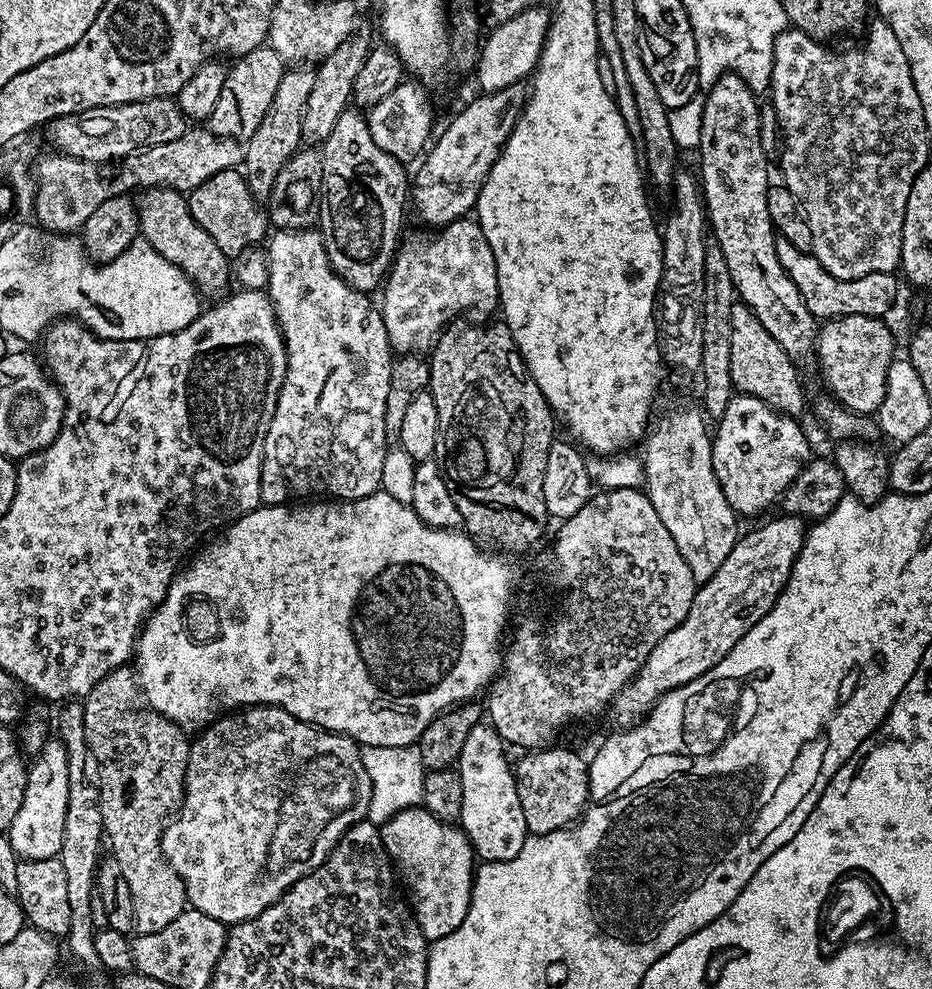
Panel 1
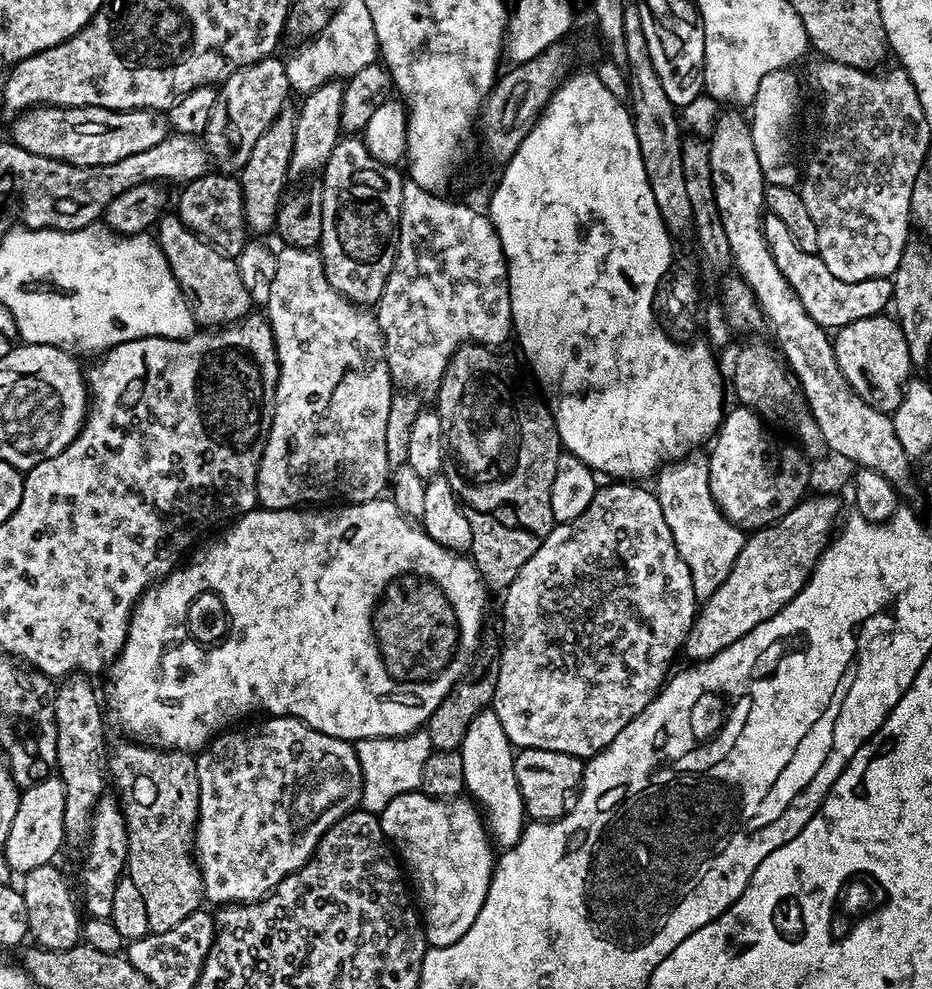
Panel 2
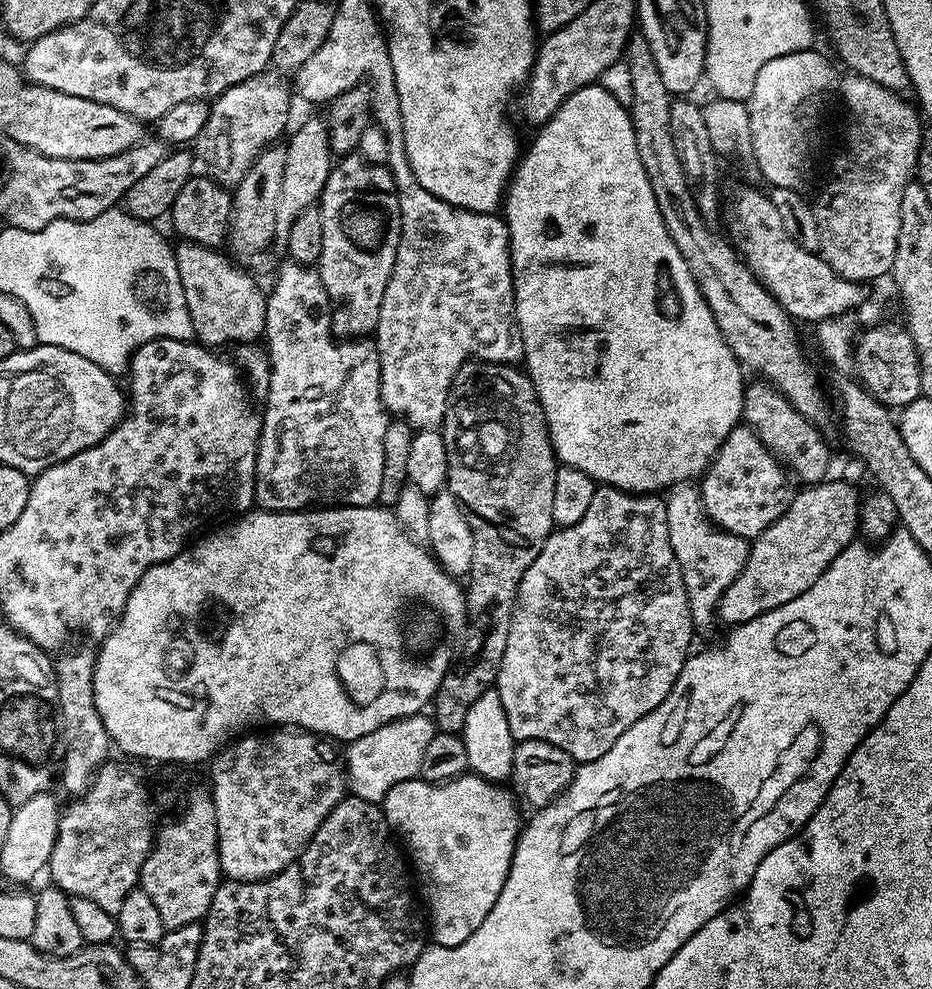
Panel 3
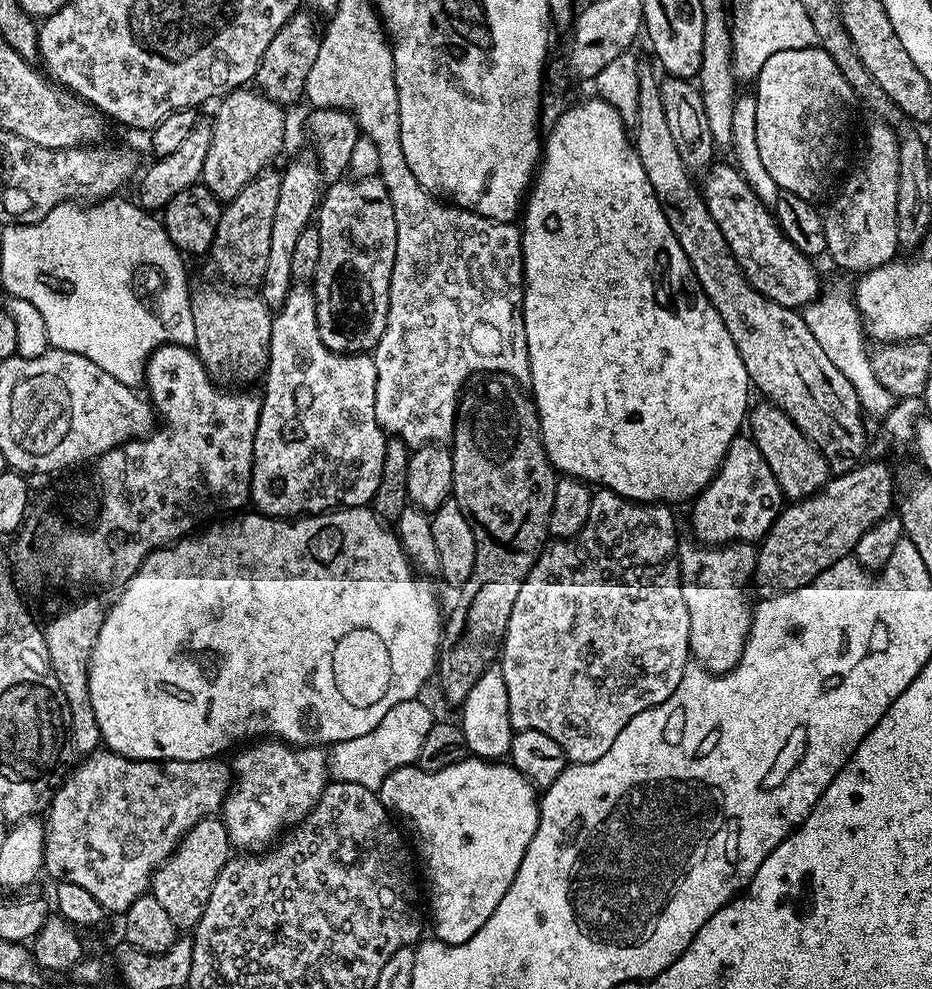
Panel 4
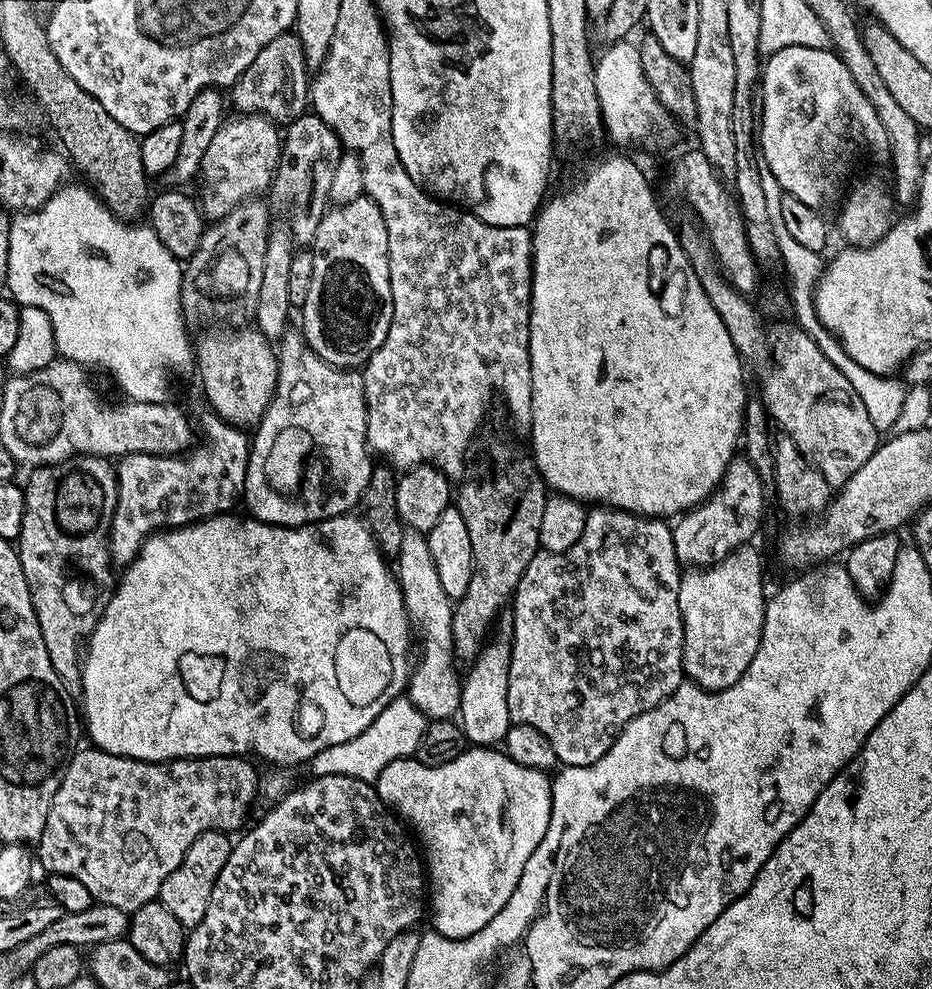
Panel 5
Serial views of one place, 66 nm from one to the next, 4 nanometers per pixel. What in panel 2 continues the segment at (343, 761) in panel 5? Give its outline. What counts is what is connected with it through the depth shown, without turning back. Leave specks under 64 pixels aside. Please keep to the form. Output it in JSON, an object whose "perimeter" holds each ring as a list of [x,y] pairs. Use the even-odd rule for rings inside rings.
{"perimeter":[[[427,730],[409,732],[406,736],[383,736],[369,740],[355,741],[358,762],[362,770],[362,794],[360,808],[365,812],[379,814],[390,806],[398,794],[414,792],[422,782],[422,766],[426,766],[426,758],[434,751]]]}

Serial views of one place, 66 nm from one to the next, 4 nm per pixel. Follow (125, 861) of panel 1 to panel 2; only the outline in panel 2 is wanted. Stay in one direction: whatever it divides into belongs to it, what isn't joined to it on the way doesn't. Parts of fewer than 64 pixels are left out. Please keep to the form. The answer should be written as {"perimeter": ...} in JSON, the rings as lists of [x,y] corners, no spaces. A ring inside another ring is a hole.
{"perimeter":[[[123,739],[113,748],[111,745],[106,772],[116,779],[118,791],[128,792],[128,801],[122,804],[122,819],[128,833],[126,876],[142,893],[150,917],[150,933],[174,930],[182,918],[201,911],[200,903],[206,900],[200,866],[194,859],[194,837],[200,817],[196,756]]]}

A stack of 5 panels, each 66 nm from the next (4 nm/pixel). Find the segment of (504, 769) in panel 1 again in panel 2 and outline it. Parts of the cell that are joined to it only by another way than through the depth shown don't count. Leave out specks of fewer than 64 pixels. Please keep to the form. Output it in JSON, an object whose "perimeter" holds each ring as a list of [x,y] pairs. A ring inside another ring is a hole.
{"perimeter":[[[491,708],[484,709],[470,722],[466,737],[458,749],[462,754],[465,771],[465,791],[472,794],[487,814],[488,826],[501,849],[512,848],[521,837],[526,823],[526,813],[514,775],[515,749],[506,736],[502,722]],[[423,790],[398,794],[379,812],[382,834],[389,845],[398,853],[399,859],[412,871],[411,883],[418,897],[418,908],[422,913],[425,937],[433,948],[450,946],[474,926],[474,918],[482,910],[482,902],[486,902],[486,894],[490,890],[492,873],[494,871],[494,852],[488,841],[488,832],[484,829],[484,820],[480,812],[465,798],[439,800],[437,796],[428,796]]]}

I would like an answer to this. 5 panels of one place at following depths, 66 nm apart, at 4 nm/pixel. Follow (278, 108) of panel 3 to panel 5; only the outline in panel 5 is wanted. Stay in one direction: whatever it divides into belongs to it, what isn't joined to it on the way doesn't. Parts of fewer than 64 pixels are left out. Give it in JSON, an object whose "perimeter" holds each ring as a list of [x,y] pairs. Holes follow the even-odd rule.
{"perimeter":[[[236,114],[225,119],[218,134],[214,134],[206,158],[198,173],[198,203],[209,221],[221,220],[234,206],[267,193],[276,177],[276,165],[280,162],[282,132],[263,114]]]}

